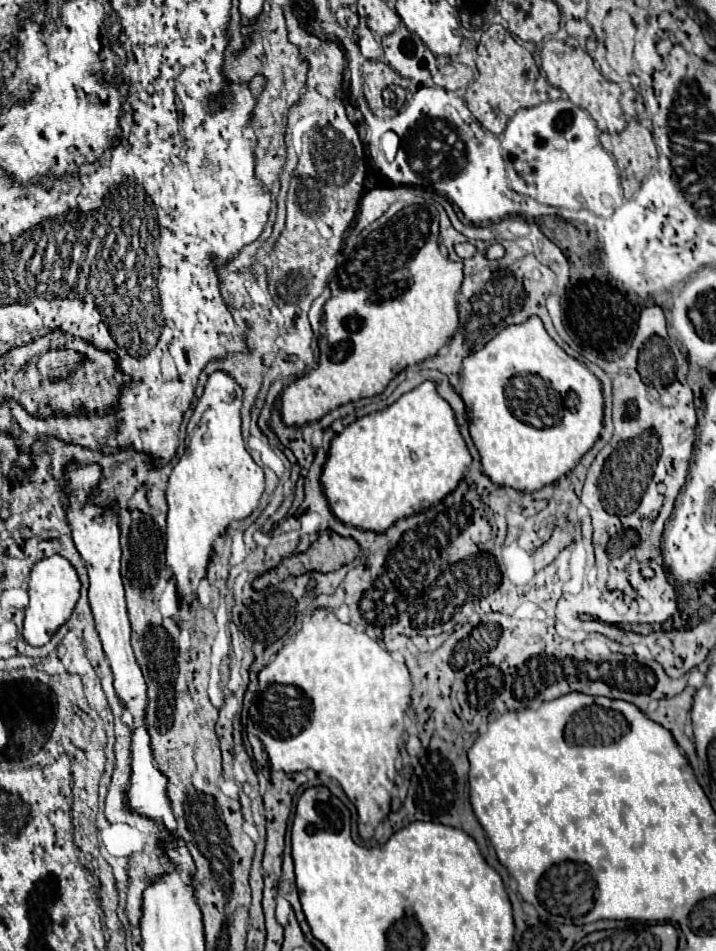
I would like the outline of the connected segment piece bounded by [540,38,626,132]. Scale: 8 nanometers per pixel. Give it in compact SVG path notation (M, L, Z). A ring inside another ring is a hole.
M576 38L566 40L548 40L540 52L540 66L548 78L548 82L568 94L568 98L580 108L588 110L592 118L598 122L598 128L604 132L620 132L626 128L626 116L620 108L620 86L606 80L600 70L596 70L590 54L580 46Z

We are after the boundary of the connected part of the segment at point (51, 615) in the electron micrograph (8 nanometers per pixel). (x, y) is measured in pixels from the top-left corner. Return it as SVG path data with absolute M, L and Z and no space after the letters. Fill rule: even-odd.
M50 556L36 562L30 570L28 578L28 606L24 610L24 640L30 646L44 646L52 634L70 618L70 612L74 610L74 604L78 602L80 592L80 580L74 570L74 566L62 558L62 556Z

